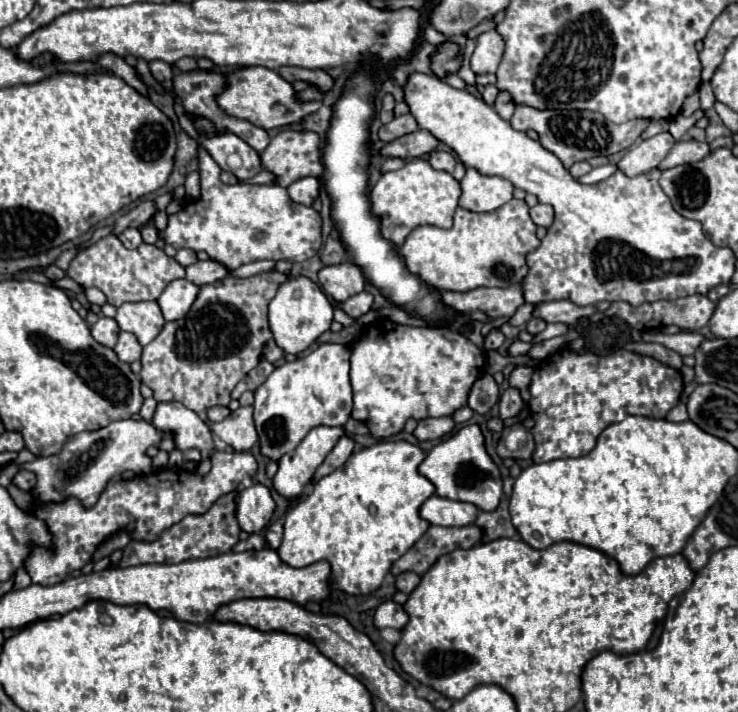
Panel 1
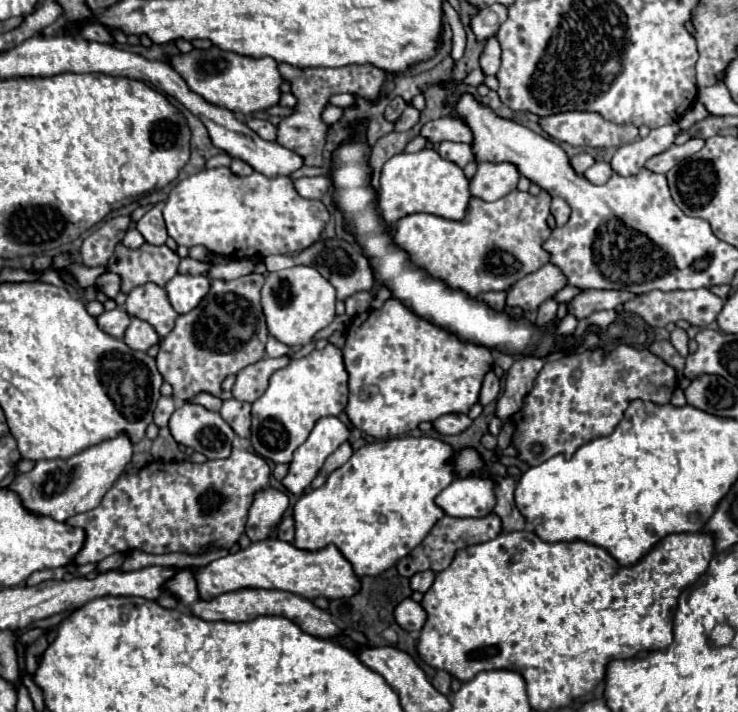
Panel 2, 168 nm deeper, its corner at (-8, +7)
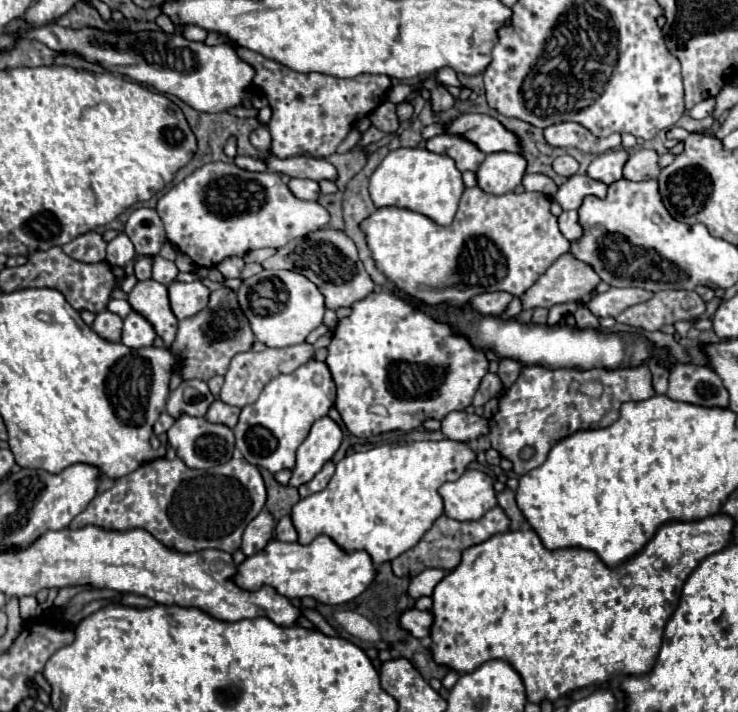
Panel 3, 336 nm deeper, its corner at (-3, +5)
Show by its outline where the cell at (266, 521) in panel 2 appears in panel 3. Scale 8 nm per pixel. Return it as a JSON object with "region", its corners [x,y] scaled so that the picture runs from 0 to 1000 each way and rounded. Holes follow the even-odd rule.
{"region":[[[355,715],[331,743],[328,751],[328,774],[331,779],[341,779],[360,768],[360,763],[369,757],[371,746],[371,726],[363,715]]]}

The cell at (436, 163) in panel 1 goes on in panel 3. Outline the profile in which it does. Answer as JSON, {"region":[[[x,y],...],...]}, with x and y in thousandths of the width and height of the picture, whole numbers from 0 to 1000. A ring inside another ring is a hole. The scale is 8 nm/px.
{"region":[[[591,190],[577,198],[577,209],[593,218],[612,221],[623,240],[645,240],[659,221],[648,206],[621,190]]]}

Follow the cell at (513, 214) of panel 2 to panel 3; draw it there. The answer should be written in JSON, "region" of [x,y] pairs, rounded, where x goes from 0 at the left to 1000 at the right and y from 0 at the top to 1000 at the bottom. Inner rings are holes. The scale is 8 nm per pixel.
{"region":[[[640,263],[629,268],[621,299],[607,319],[556,294],[518,291],[491,313],[491,322],[496,324],[496,338],[509,375],[537,403],[580,428],[629,428],[640,417],[661,409],[686,409],[702,417],[729,392],[729,386],[734,386],[734,381],[740,381],[740,375],[745,375],[745,369],[751,369],[751,364],[772,350],[772,338],[756,324],[753,305],[745,299],[745,277],[737,271],[664,274],[650,263]]]}

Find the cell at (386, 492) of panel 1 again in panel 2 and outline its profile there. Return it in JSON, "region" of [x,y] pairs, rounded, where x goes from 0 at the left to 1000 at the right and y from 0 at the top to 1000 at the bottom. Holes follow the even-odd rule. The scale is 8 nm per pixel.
{"region":[[[535,614],[500,622],[484,631],[476,645],[454,659],[438,684],[411,692],[400,706],[400,760],[397,765],[413,774],[430,774],[440,765],[457,765],[467,785],[478,794],[486,810],[514,808],[546,785],[584,746],[589,732],[603,721],[589,709],[589,698],[617,673],[614,631],[608,622],[589,614]]]}

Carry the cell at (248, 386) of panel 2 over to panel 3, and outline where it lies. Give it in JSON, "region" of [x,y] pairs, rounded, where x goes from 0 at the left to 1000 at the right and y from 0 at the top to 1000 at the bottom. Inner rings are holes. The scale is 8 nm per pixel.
{"region":[[[407,482],[407,485],[396,485],[396,487],[385,487],[385,490],[358,490],[355,496],[322,496],[314,510],[312,518],[304,529],[304,541],[298,549],[298,560],[309,569],[320,569],[320,572],[333,572],[339,566],[344,566],[350,560],[350,555],[355,552],[355,546],[363,541],[366,532],[377,529],[379,524],[396,524],[398,518],[404,518],[409,510],[415,510],[417,504],[423,504],[425,499],[425,487],[417,482]]]}

